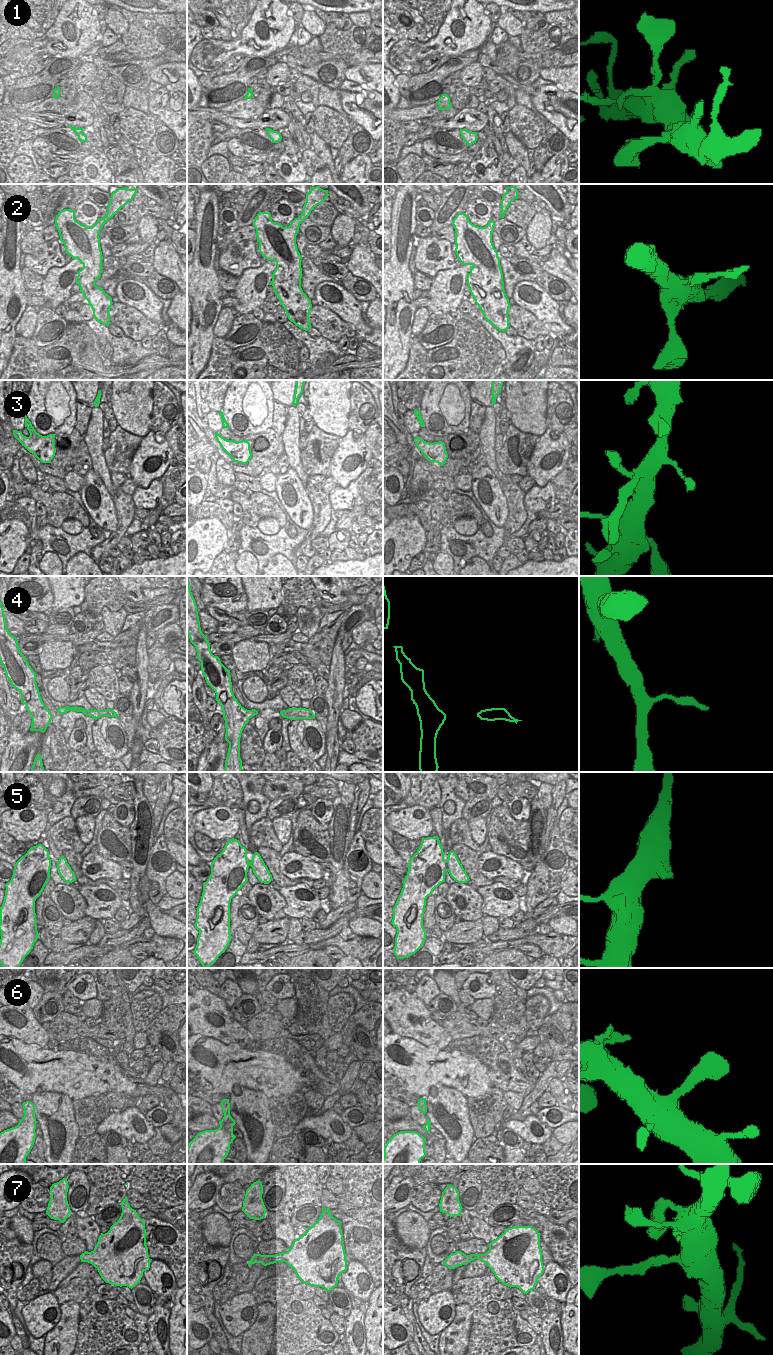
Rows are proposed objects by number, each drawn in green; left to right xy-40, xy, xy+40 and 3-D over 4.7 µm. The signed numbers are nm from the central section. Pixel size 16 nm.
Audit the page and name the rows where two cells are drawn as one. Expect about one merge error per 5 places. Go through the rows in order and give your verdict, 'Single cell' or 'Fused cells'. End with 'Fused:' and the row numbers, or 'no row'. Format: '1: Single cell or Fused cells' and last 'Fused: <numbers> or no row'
1: Single cell
2: Single cell
3: Single cell
4: Single cell
5: Single cell
6: Single cell
7: Single cell
Fused: no row

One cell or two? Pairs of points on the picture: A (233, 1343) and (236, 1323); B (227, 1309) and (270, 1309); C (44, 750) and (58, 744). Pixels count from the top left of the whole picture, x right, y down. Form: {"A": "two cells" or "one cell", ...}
{"A": "two cells", "B": "two cells", "C": "two cells"}

